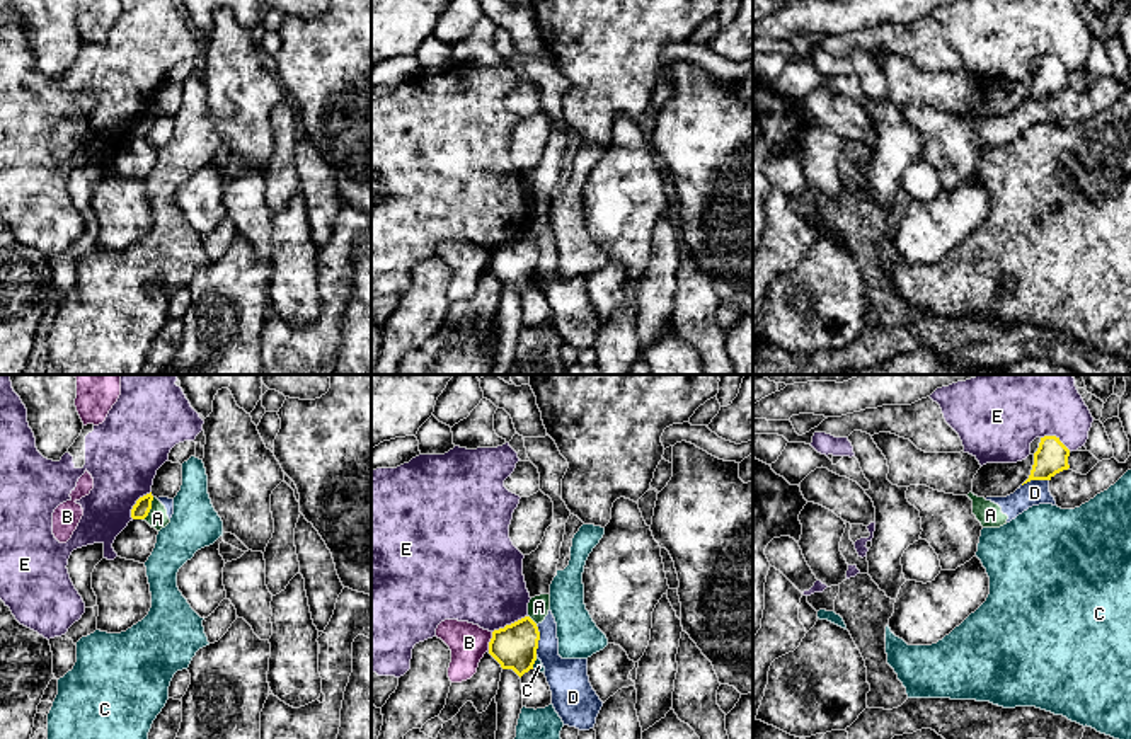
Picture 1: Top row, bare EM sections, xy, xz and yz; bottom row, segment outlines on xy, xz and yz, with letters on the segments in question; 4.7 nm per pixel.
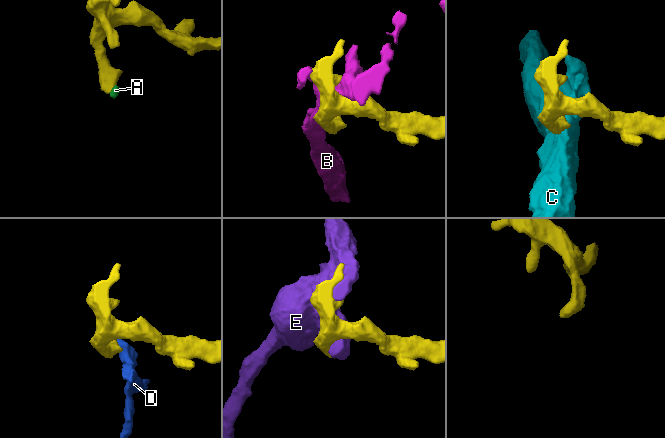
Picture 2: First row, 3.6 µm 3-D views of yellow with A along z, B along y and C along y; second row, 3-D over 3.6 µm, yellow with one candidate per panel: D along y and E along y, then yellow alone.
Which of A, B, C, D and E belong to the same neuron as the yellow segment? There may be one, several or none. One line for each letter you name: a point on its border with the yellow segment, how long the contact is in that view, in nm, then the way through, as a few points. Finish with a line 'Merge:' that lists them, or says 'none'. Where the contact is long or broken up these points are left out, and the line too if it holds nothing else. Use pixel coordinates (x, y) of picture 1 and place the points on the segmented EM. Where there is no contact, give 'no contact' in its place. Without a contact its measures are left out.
Merge: none

